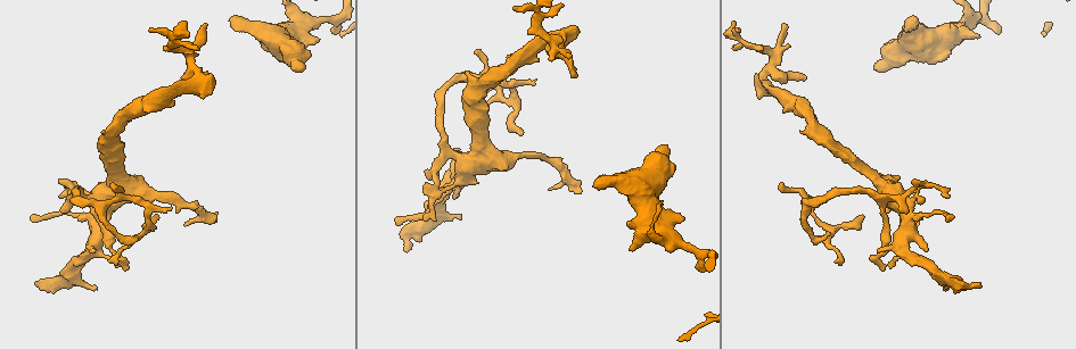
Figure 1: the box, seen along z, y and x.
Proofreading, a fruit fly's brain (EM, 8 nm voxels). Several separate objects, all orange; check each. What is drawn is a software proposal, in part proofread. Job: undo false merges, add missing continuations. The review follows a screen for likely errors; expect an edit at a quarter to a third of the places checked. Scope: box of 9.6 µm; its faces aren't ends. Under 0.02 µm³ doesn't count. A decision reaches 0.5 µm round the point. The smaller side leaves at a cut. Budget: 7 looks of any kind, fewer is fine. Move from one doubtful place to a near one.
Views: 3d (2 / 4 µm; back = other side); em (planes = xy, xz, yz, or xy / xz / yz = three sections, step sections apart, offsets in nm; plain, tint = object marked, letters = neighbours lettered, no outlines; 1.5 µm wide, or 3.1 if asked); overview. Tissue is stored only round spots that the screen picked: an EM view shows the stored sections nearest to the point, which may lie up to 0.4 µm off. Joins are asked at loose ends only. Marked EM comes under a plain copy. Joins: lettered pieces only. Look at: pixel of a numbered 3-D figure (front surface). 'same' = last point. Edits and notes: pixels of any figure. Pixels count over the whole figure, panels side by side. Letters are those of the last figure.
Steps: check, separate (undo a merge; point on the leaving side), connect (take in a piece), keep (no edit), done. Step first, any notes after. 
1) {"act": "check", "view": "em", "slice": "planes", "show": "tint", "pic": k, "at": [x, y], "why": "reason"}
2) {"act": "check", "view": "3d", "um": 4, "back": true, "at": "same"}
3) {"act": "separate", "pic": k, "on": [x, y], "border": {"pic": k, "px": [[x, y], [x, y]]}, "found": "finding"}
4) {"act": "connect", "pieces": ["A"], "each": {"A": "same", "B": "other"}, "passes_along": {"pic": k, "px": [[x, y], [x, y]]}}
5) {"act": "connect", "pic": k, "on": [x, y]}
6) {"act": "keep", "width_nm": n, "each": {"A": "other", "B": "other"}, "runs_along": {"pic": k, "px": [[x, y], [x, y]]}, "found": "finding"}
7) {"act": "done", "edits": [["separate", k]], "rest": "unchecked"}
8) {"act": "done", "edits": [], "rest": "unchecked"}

{"act": "check", "view": "em", "slice": "xy", "step": 8, "show": "letters", "pic": 1, "at": [953, 217], "why": "tapers out"}

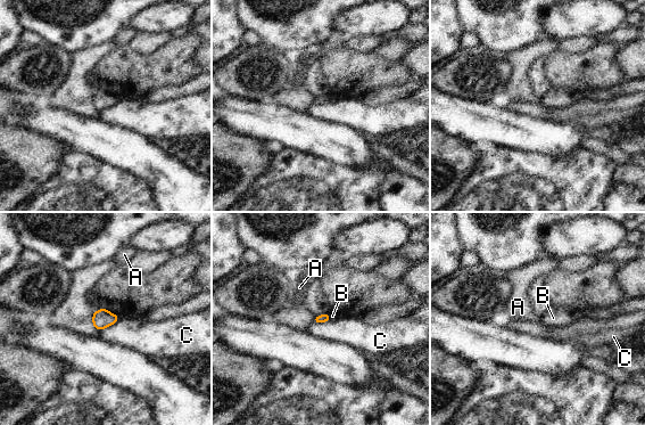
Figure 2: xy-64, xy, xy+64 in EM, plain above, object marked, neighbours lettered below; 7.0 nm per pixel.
{"act": "check", "view": "em", "slice": "xz", "step": 4, "show": "letters", "at": "same", "why": "another direction"}

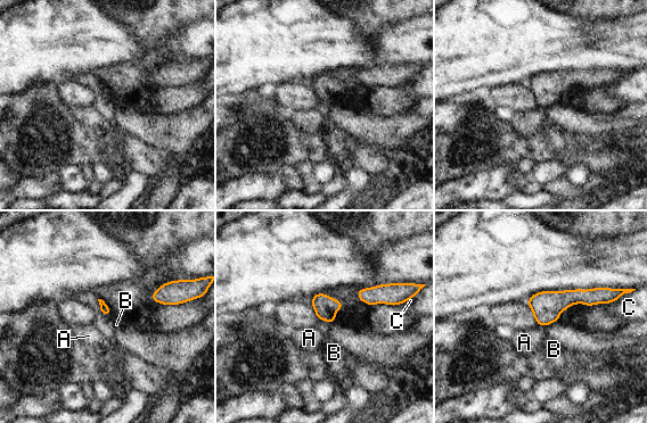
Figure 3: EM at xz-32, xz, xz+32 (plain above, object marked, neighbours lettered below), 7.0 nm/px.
{"act": "keep", "longest_contact_nm": ["C", 120], "each": {"A": "other", "B": "other", "C": "other"}, "border": {"pic": 3, "px": [[619, 296], [615, 300], [605, 304]]}, "found": "none of them fits"}

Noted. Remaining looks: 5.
{"act": "check", "view": "em", "slice": "xz", "step": 4, "show": "tint", "pic": 1, "at": [783, 183], "why": "an open end"}

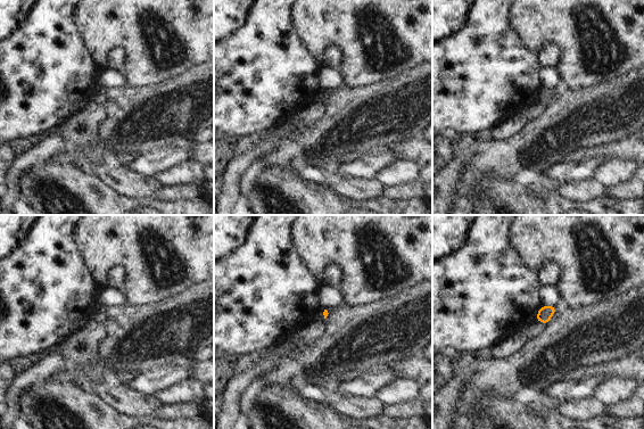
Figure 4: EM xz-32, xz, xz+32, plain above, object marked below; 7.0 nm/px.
{"act": "check", "view": "em", "slice": "xy", "step": 8, "show": "letters", "at": "same"}

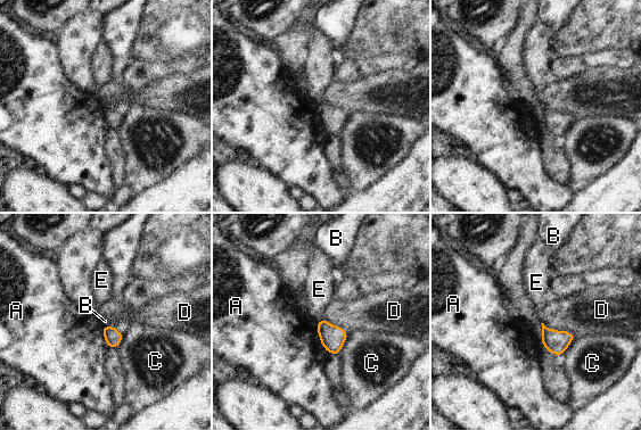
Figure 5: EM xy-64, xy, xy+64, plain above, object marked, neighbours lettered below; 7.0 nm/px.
{"act": "keep", "each": {"A": "other", "B": "other", "C": "other", "D": "other", "E": "other"}, "border": {"pic": 5, "px": [[541, 322], [574, 335]]}, "found": "no lettered piece goes on from it"}

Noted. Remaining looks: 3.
{"act": "check", "view": "3d", "um": 4, "pic": 1, "at": [216, 211], "why": "an open end"}

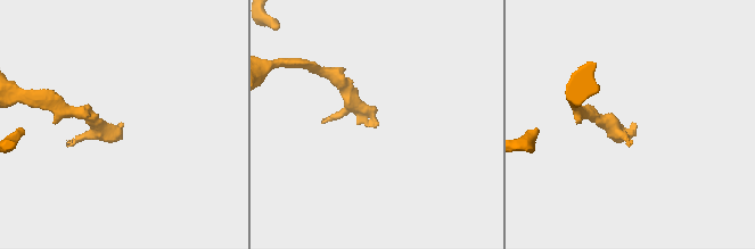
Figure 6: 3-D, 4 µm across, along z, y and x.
{"act": "check", "view": "em", "slice": "planes", "show": "tint", "pic": 6, "at": [375, 127], "why": "shape alone is not enough"}

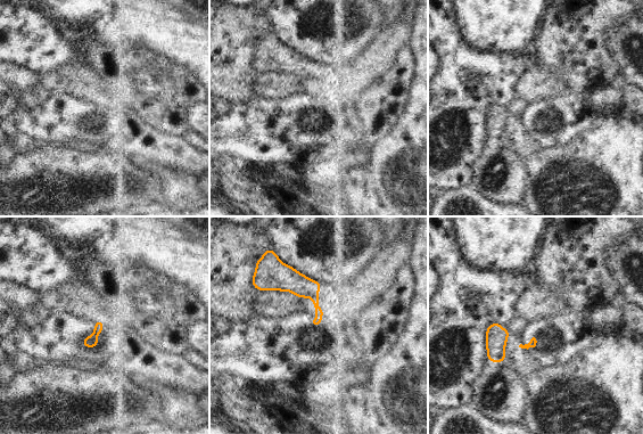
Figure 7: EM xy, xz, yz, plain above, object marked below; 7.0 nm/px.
{"act": "check", "view": "em", "slice": "planes", "show": "letters", "at": "same", "why": "see the neighbours"}

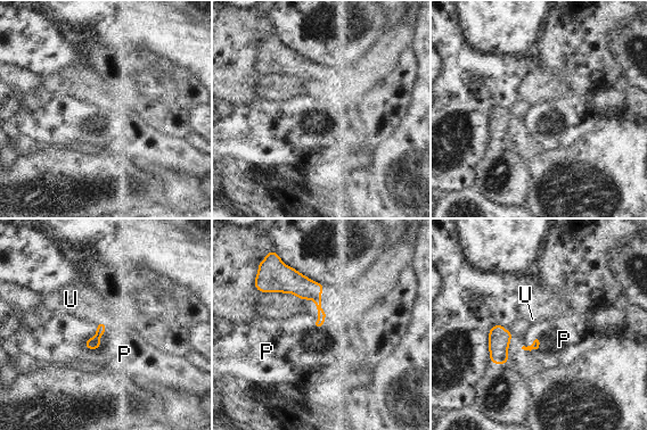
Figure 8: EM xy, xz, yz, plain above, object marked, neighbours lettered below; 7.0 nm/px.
{"act": "keep", "each": {"P": "other", "U": "other"}, "border": {"pic": 8, "px": [[104, 322], [100, 346], [86, 349]]}, "found": "none of them fits"}

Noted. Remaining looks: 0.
{"act": "done", "edits": [], "rest": "unchecked"}

